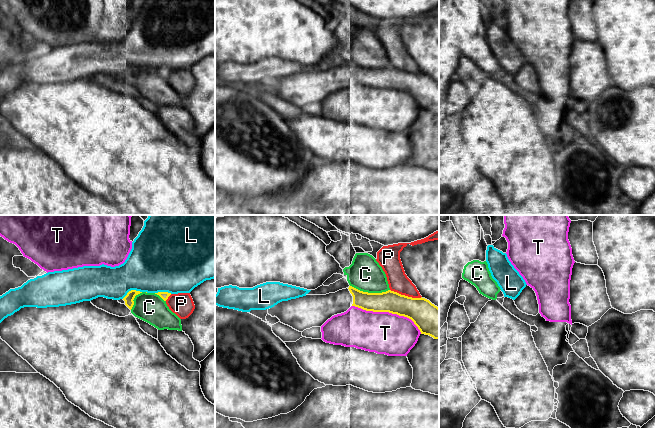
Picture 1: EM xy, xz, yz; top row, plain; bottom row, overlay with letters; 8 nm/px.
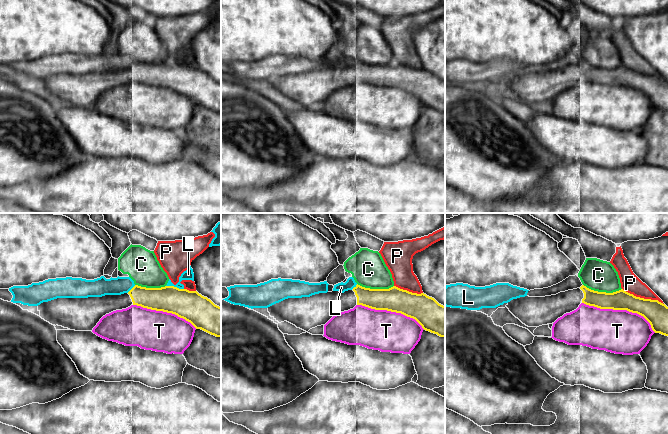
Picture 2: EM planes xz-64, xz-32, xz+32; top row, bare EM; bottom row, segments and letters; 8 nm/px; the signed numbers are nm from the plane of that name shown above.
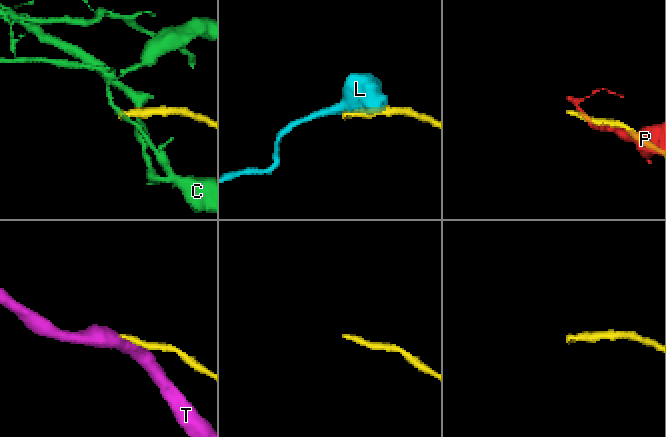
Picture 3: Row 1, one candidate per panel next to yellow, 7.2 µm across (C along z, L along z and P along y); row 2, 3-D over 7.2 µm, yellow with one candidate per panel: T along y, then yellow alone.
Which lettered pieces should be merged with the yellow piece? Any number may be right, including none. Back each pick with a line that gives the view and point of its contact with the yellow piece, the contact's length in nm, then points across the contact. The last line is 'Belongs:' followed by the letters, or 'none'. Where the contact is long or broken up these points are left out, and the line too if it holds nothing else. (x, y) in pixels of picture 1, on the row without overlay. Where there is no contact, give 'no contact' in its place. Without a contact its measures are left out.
Belongs: none

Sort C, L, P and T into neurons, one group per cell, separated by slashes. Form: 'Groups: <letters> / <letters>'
Groups: C / L / P / T

